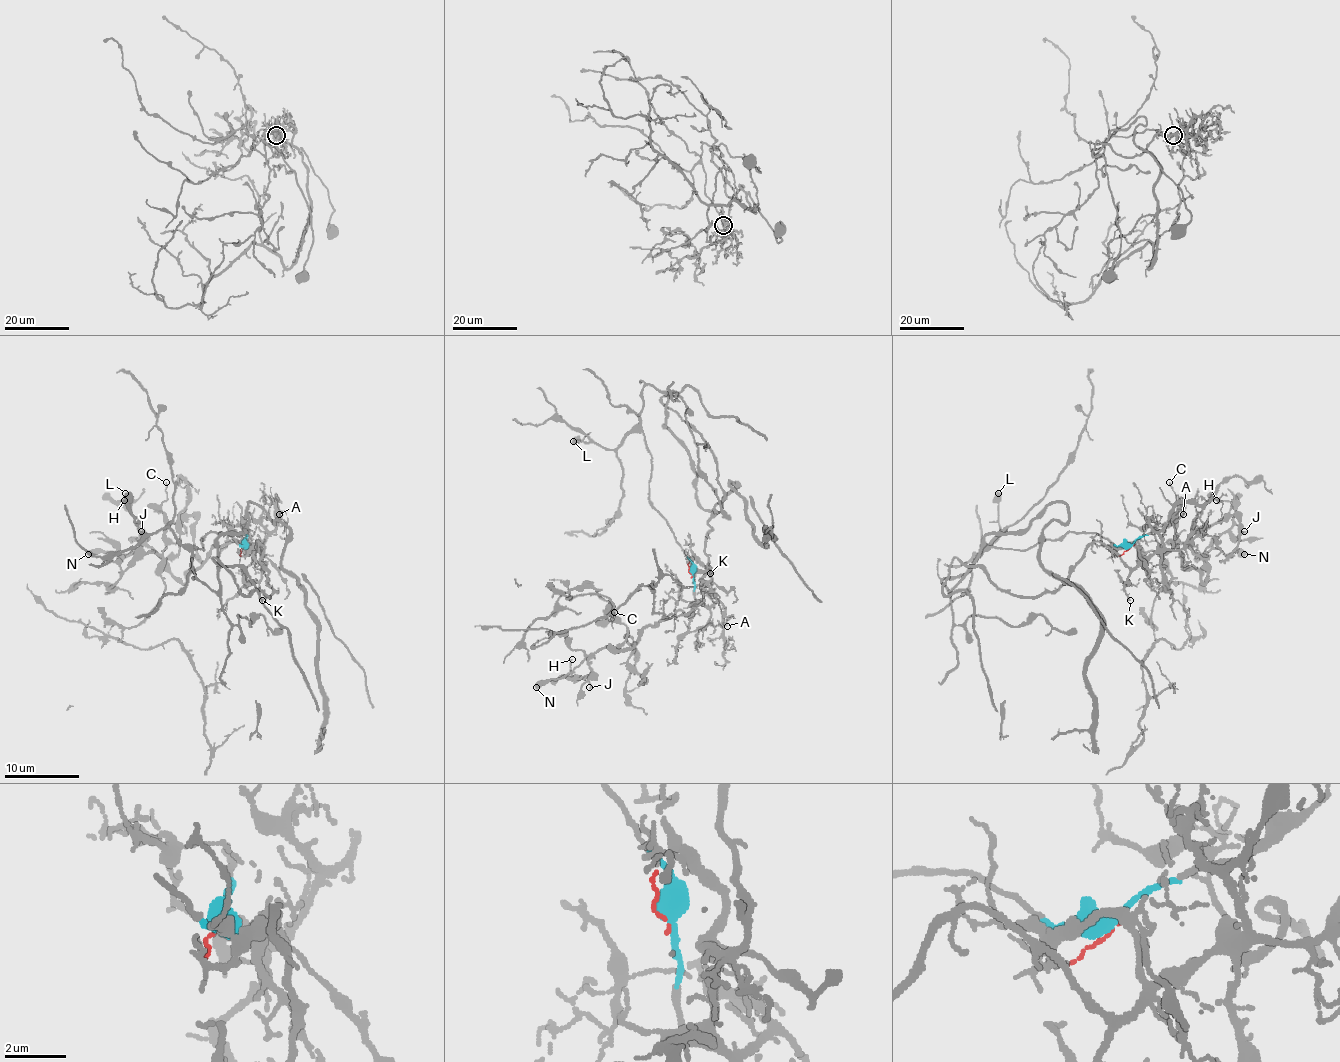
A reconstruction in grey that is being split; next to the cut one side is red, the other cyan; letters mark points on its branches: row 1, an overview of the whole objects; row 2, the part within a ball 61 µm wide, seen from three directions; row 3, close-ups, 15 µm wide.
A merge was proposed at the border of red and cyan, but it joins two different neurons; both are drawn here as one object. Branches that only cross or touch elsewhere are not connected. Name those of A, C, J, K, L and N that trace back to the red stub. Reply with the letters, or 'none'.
A, C, J, K, N

